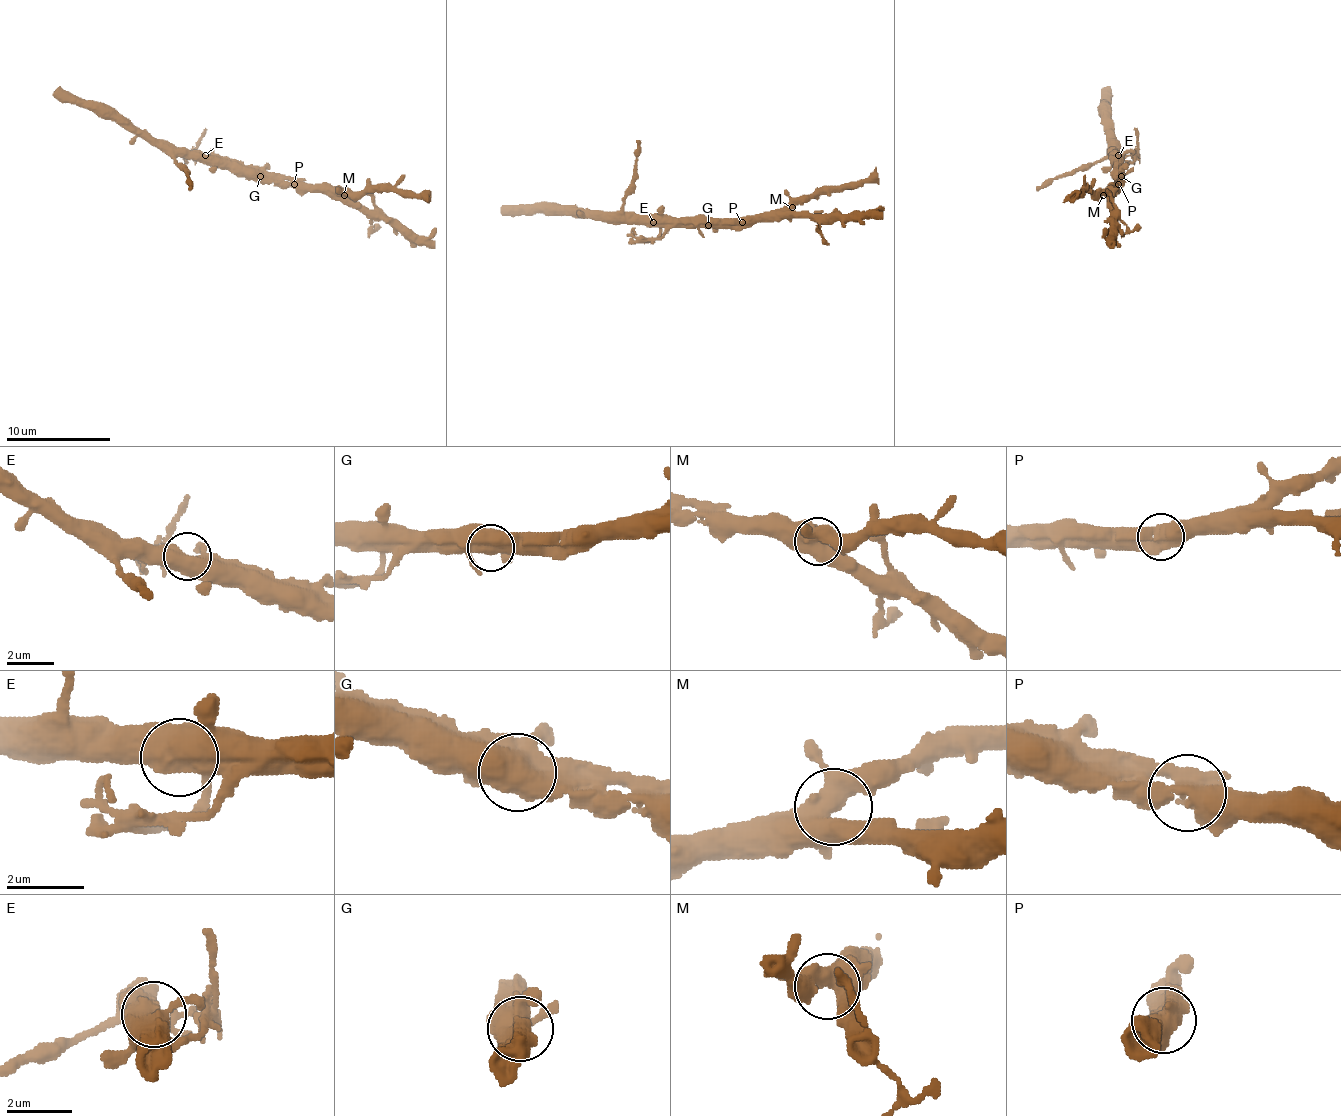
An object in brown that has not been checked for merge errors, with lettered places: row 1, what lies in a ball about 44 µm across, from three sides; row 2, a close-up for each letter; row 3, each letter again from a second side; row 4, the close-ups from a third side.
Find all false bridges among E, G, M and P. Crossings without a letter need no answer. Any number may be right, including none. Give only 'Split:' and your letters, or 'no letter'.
Split: no letter

